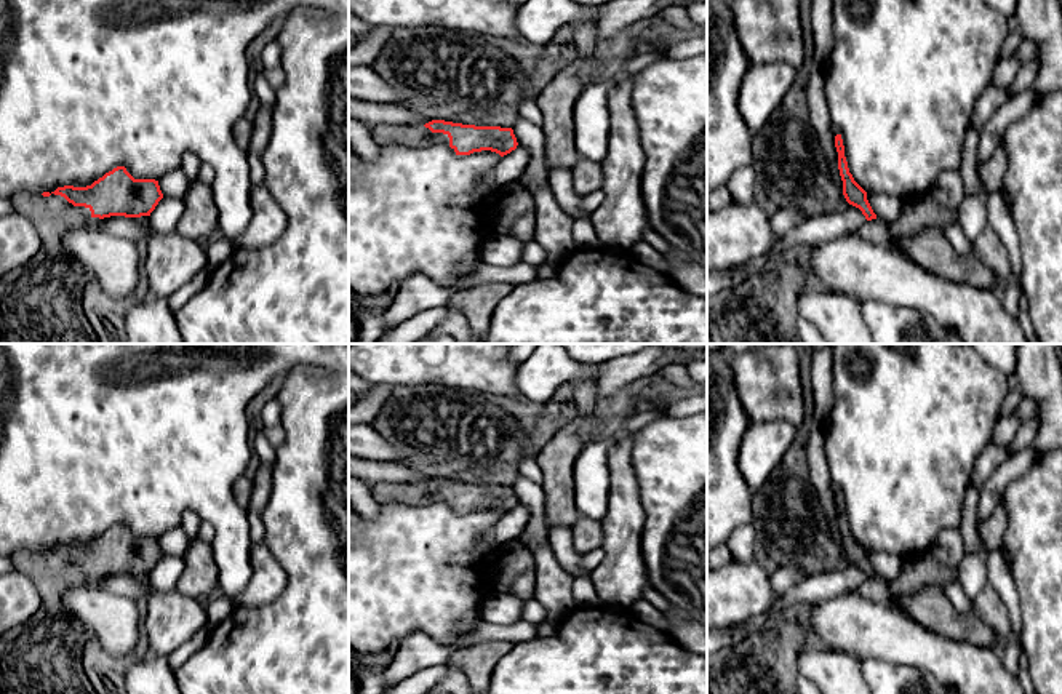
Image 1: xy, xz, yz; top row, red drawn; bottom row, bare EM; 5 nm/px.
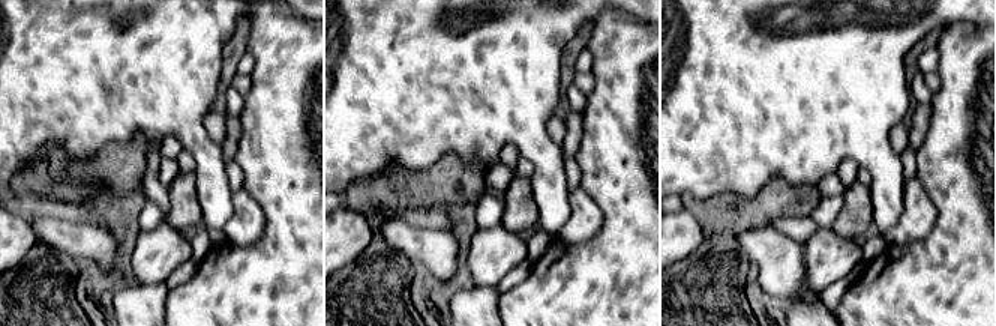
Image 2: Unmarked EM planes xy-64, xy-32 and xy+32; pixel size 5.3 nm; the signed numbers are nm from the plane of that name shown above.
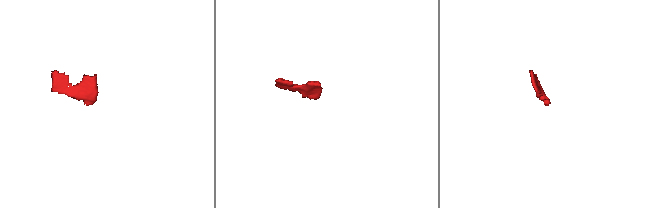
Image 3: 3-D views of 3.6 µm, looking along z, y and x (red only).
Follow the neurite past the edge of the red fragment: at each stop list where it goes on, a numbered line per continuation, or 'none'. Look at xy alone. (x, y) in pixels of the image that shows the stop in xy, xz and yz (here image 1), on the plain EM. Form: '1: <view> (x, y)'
1: xy (45, 654)

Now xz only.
1: xz (408, 493)

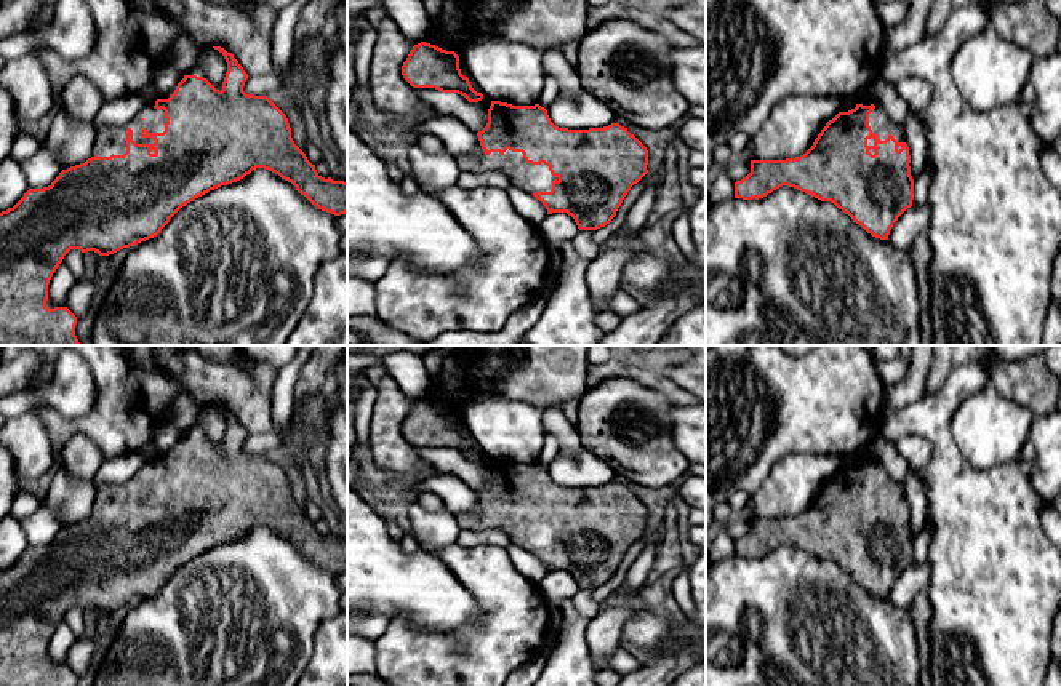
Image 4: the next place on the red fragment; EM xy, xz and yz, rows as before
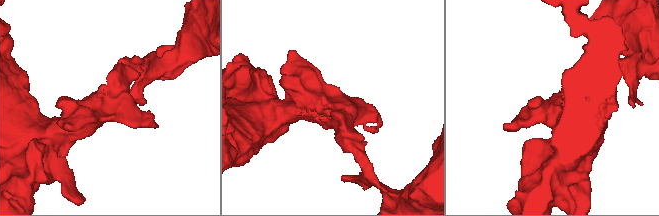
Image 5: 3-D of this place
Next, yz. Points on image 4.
1: yz (880, 482)

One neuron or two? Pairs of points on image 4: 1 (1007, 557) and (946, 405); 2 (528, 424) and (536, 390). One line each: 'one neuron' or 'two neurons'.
1: one neuron
2: two neurons

